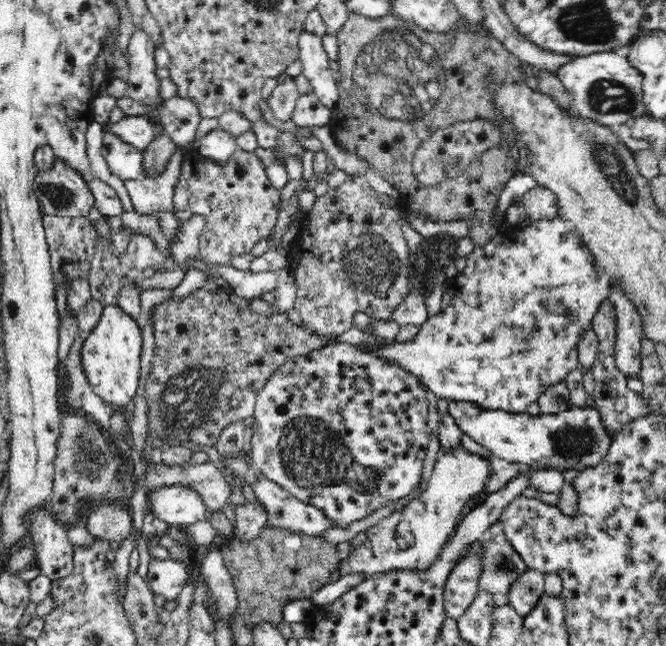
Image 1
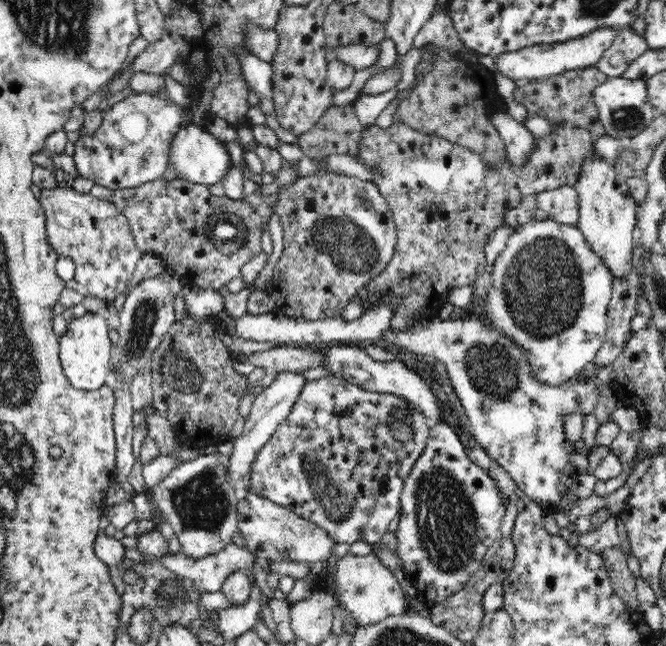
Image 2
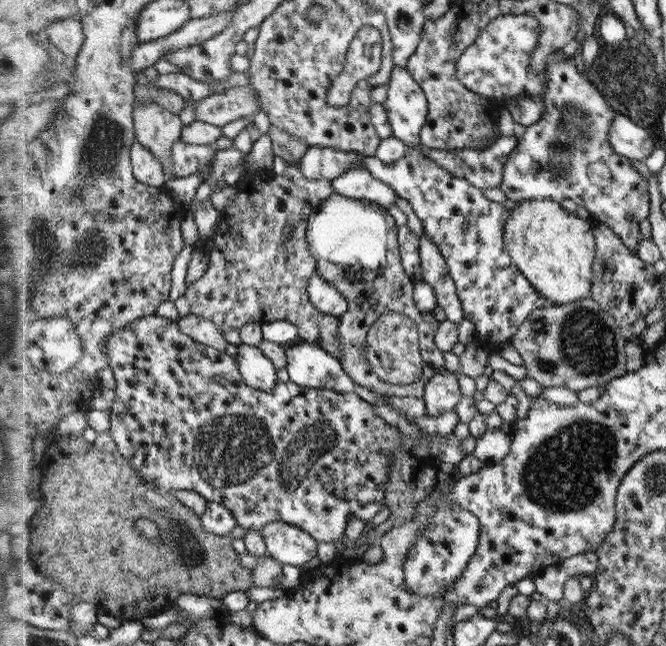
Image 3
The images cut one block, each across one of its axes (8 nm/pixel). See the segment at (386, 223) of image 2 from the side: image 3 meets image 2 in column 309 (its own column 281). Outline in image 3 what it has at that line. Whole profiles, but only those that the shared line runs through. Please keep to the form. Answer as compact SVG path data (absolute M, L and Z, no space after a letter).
M288 162L286 166L286 172L281 175L272 174L270 178L266 176L256 176L256 174L250 174L248 178L244 178L244 187L238 188L238 197L235 203L229 203L225 210L222 212L223 216L221 219L221 226L216 234L216 237L212 240L214 251L222 252L224 256L214 256L210 262L210 272L198 280L196 284L192 284L192 288L188 290L186 298L192 303L192 312L198 316L214 319L218 325L224 329L225 333L231 328L241 329L245 324L250 322L263 322L268 323L275 320L287 320L292 322L298 328L298 337L301 342L312 344L313 346L322 347L323 350L328 351L333 356L340 356L341 353L341 340L339 340L339 317L330 315L328 313L322 313L322 310L318 310L314 306L314 302L309 298L309 279L312 278L316 273L315 258L309 250L308 244L306 243L306 222L308 222L308 216L314 212L314 208L318 207L318 202L323 202L326 198L331 197L336 191L333 189L333 184L326 179L320 178L320 180L314 180L306 178L302 174L301 168L297 162Z

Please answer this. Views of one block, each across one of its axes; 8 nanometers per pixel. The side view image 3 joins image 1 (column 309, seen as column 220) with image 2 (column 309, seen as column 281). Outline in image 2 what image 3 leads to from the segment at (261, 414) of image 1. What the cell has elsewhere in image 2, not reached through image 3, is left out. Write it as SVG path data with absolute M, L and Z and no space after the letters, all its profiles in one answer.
M334 375L321 377L310 381L310 386L306 386L306 390L302 389L286 420L280 422L270 440L256 454L256 460L252 462L252 470L250 470L251 486L249 490L260 497L270 499L270 501L280 506L292 509L298 516L322 527L322 530L327 532L327 536L338 544L351 545L358 541L367 542L371 545L377 544L379 540L382 540L382 535L388 532L390 522L398 516L405 478L410 469L413 468L414 463L420 458L420 454L424 452L430 428L427 418L408 401L399 396L371 391Z

